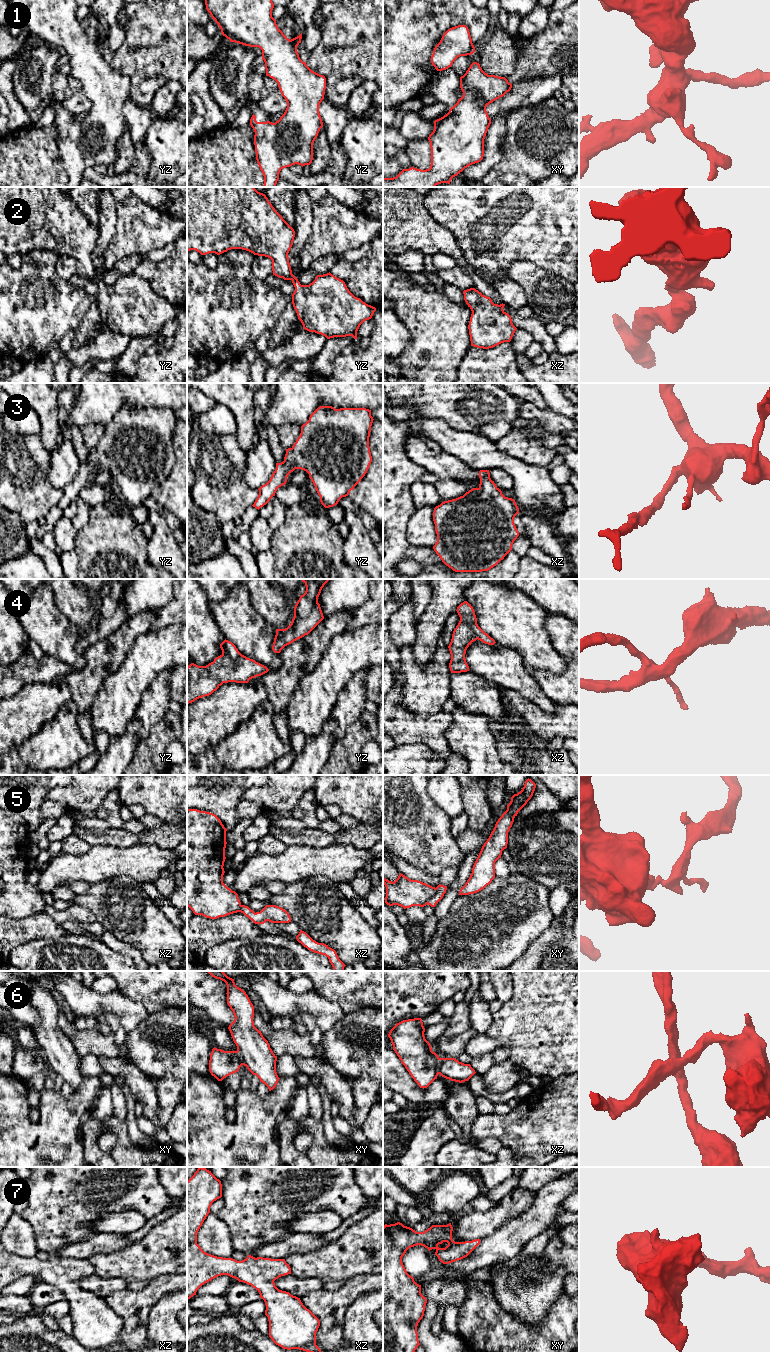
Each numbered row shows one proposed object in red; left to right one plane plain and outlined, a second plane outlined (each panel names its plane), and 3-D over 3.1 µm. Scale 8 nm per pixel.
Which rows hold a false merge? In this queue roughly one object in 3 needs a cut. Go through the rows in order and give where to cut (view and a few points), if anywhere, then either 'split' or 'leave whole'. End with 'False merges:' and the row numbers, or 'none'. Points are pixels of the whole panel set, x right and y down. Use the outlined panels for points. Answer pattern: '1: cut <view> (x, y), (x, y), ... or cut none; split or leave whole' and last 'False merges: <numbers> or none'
1: cut none; leave whole
2: cut none; leave whole
3: cut none; leave whole
4: cut yz (222, 654), (226, 654), (233, 659), (236, 659), (241, 654); split
5: cut xy (436, 888), (436, 893), (427, 903); split
6: cut xz (440, 1058), (438, 1073); split
7: cut none; leave whole
False merges: 4, 5, 6

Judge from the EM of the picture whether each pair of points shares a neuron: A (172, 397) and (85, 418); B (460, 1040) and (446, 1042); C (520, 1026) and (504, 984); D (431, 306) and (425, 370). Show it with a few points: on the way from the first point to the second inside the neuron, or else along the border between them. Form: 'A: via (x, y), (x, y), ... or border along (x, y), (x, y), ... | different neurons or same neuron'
A: via (150, 395), (107, 396) | same neuron
B: via (457, 1042), (449, 1042) | same neuron
C: border along (512, 981), (512, 995), (503, 1004) | different neurons
D: via (431, 322), (431, 354) | same neuron

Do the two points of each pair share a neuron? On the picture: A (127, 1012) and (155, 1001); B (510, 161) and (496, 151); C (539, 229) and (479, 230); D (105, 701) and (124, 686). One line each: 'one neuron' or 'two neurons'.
A: two neurons
B: two neurons
C: one neuron
D: one neuron

